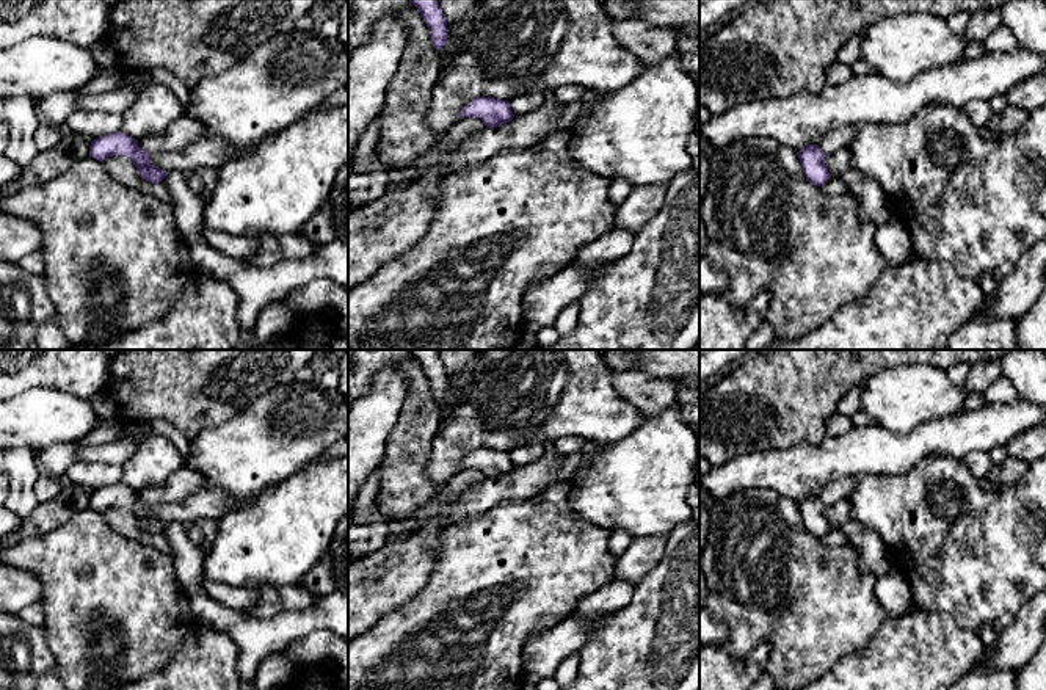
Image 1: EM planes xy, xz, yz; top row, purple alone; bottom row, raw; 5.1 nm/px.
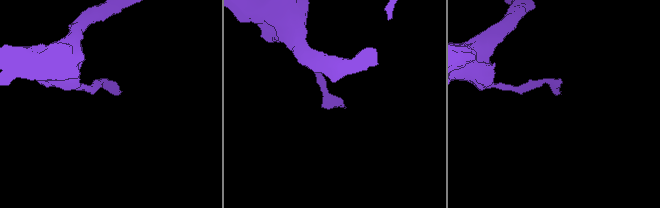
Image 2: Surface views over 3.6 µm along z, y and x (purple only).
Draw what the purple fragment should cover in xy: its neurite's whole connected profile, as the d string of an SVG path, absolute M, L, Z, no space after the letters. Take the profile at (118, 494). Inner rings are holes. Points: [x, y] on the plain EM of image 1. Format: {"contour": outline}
{"contour": "M122 481L99 488L91 492L89 508L102 513L113 507L129 508L133 513L140 528L147 533L160 535L166 527L166 522L149 514L152 505L144 503L138 497L138 491L125 486Z"}

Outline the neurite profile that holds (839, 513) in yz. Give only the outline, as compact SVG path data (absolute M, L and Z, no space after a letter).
M842 499L825 508L825 516L831 527L839 527L853 519L853 510L848 499Z

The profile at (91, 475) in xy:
M77 461L69 467L66 480L93 492L99 488L122 481L122 467L116 464L105 464L102 461Z

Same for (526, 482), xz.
M590 441L572 455L546 455L530 466L514 467L507 475L474 485L450 502L442 502L438 491L412 518L394 521L395 530L411 533L434 519L475 518L507 500L535 497L552 485L571 481L602 450L602 445Z

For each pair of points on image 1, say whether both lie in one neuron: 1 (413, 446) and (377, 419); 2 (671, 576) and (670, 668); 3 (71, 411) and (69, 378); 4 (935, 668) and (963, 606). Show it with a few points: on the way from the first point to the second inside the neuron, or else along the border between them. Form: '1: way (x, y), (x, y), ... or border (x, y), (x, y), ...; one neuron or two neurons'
1: border (406, 394), (397, 424), (392, 428); two neurons
2: way (671, 599), (670, 645); one neuron
3: border (33, 388), (61, 389), (88, 400); two neurons
4: border (922, 609), (944, 612), (960, 626), (977, 634); two neurons

